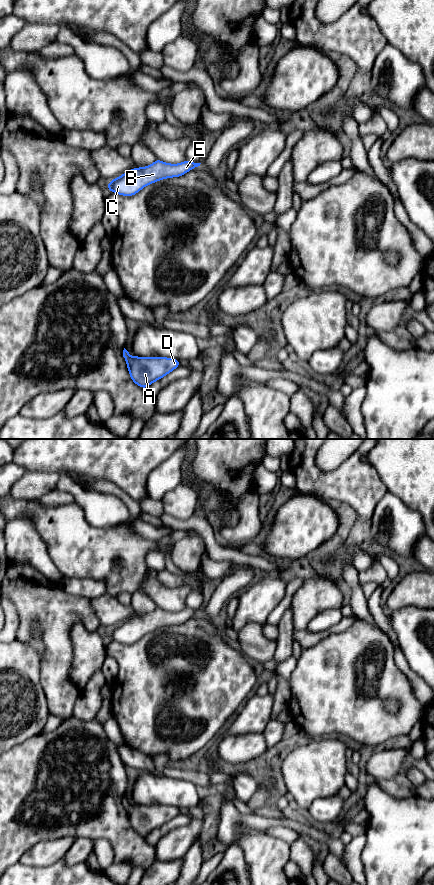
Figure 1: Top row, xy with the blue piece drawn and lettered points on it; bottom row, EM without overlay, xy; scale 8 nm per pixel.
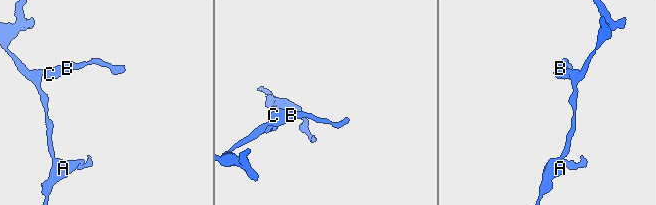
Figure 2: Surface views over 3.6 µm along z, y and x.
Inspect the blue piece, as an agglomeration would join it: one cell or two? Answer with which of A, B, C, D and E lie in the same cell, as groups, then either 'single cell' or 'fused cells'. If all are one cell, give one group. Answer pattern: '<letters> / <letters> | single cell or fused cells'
A B C D E | single cell

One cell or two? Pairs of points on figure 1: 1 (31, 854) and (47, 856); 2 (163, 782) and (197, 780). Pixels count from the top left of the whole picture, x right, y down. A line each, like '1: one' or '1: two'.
1: one
2: two

